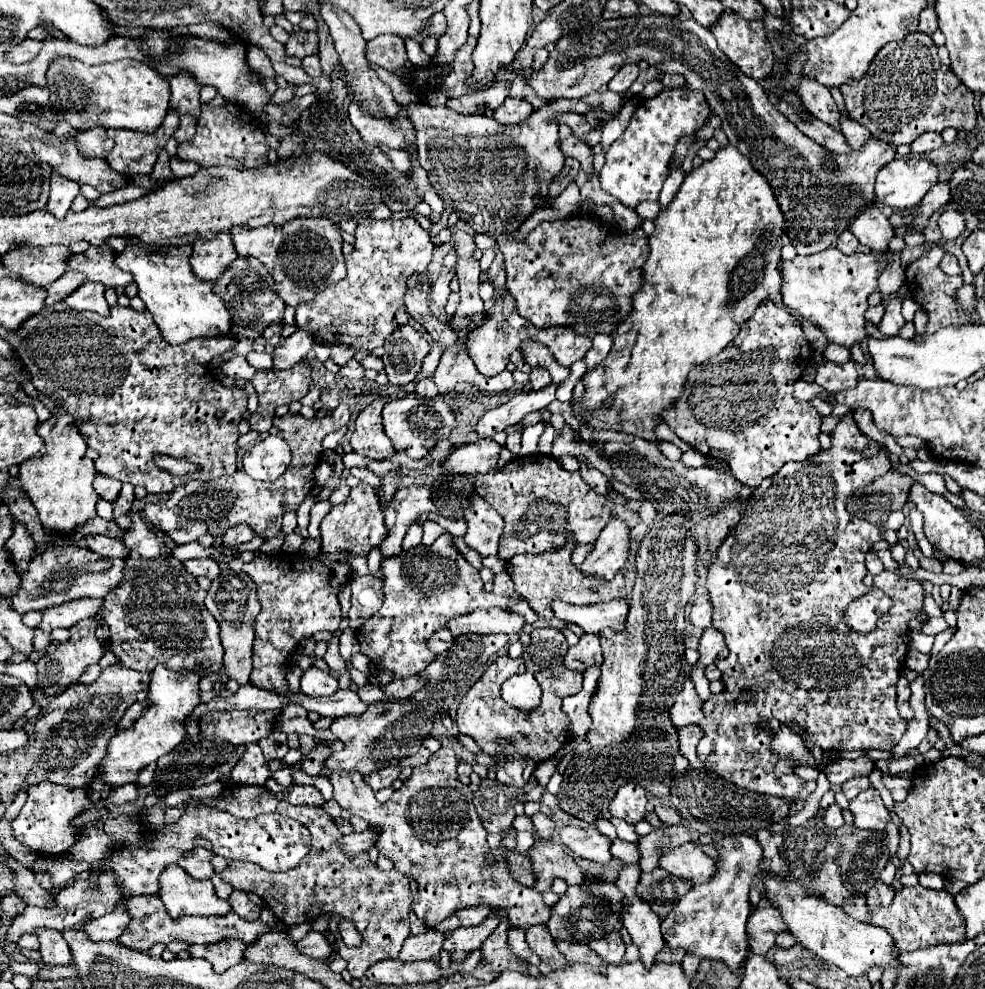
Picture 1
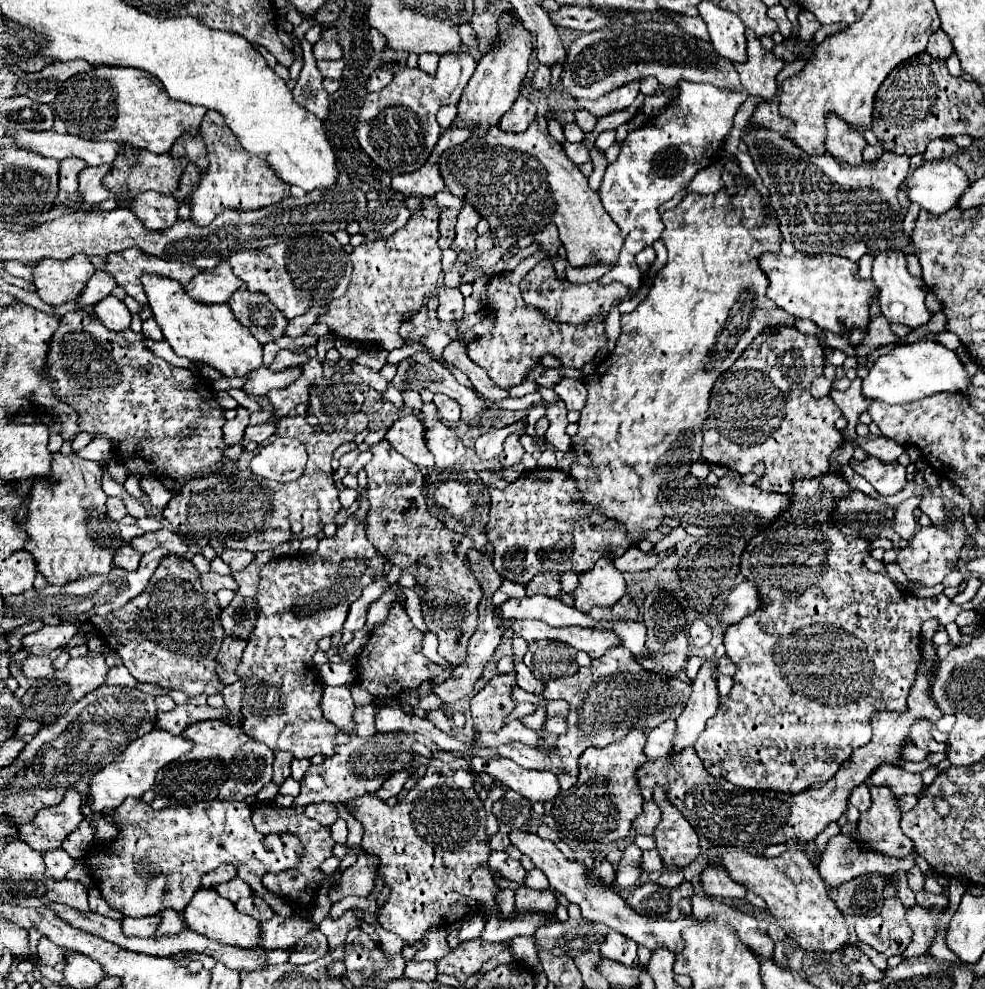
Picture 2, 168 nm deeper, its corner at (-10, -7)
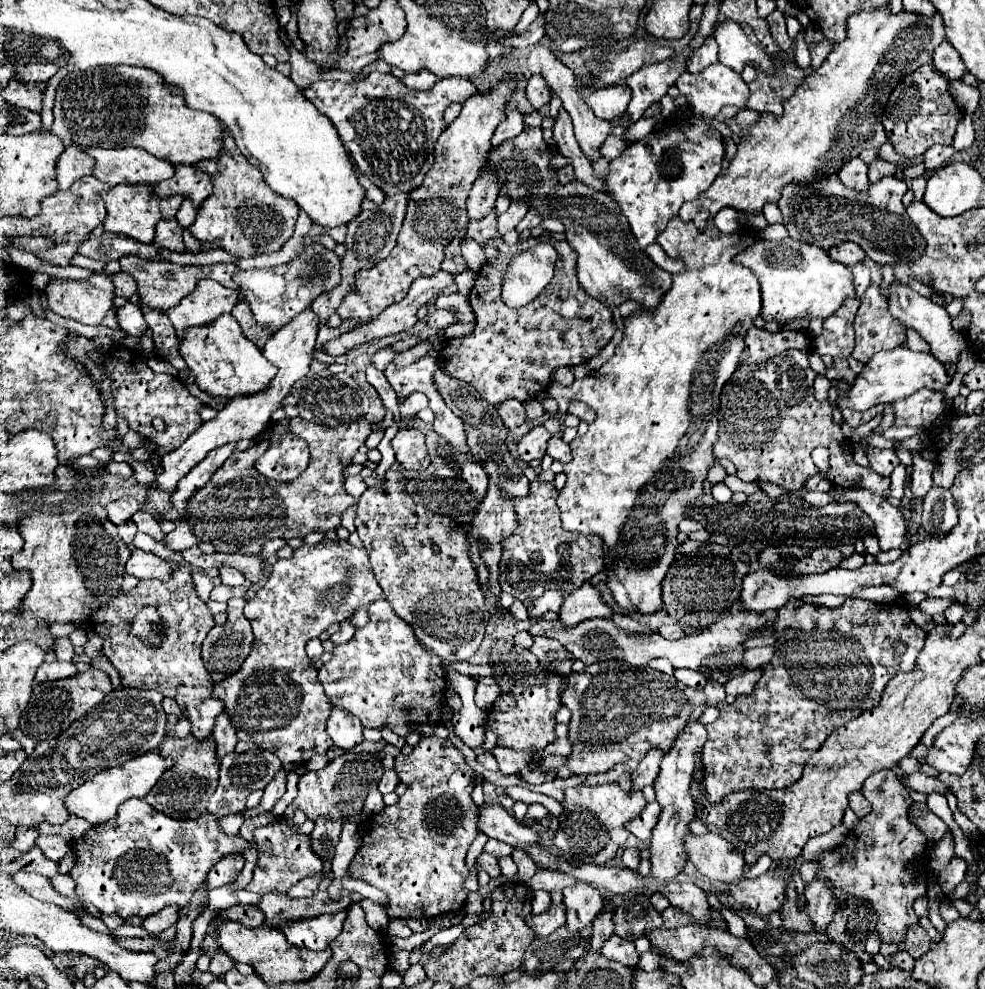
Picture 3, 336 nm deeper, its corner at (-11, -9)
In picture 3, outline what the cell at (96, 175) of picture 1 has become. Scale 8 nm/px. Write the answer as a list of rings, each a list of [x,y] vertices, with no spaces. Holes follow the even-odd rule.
[[[162,219],[156,225],[156,241],[160,247],[166,247],[170,251],[184,251],[182,243],[182,227],[174,219]]]

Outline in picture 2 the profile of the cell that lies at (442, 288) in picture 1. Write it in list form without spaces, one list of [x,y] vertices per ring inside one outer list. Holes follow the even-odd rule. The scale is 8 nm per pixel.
[[[441,287],[437,291],[439,297],[439,309],[437,309],[437,319],[443,323],[455,323],[459,321],[463,313],[463,295],[459,289],[449,289]]]

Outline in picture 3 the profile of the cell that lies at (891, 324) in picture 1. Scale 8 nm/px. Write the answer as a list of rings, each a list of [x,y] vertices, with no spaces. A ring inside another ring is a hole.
[[[894,281],[894,285],[890,285],[890,297],[888,297],[888,311],[894,319],[898,319],[904,327],[910,327],[914,331],[920,333],[922,339],[926,339],[934,351],[934,357],[938,357],[940,363],[948,365],[948,363],[956,363],[960,351],[966,349],[966,339],[952,329],[950,325],[950,315],[946,313],[944,307],[936,305],[934,301],[930,301],[928,297],[912,291],[908,285]]]

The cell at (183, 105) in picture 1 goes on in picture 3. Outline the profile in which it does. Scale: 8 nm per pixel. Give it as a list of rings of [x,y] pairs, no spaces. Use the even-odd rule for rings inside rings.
[[[174,165],[174,177],[170,177],[170,181],[154,185],[154,193],[160,197],[180,193],[184,197],[190,197],[198,207],[212,193],[212,181],[210,175],[202,173],[194,165]]]

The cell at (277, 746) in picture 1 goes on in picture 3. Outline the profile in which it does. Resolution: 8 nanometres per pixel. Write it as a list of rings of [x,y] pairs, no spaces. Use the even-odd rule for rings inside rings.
[[[280,769],[276,775],[274,775],[274,779],[270,781],[270,785],[266,785],[266,789],[264,789],[264,797],[262,797],[262,801],[260,801],[260,805],[258,807],[254,807],[254,809],[246,809],[244,811],[244,815],[246,817],[252,817],[252,815],[258,815],[258,813],[268,813],[272,807],[274,807],[274,803],[284,795],[284,791],[286,791],[286,769]]]

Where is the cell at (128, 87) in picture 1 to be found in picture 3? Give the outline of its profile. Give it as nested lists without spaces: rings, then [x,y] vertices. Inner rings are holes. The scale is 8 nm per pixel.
[[[98,67],[88,71],[70,71],[58,91],[56,91],[56,103],[54,103],[54,125],[50,129],[56,137],[62,141],[70,141],[74,145],[82,147],[140,147],[148,153],[154,153],[154,157],[162,157],[170,163],[188,163],[194,165],[202,159],[216,159],[220,153],[220,133],[222,123],[204,111],[192,111],[184,105],[182,93],[168,85],[158,73],[144,67]]]

